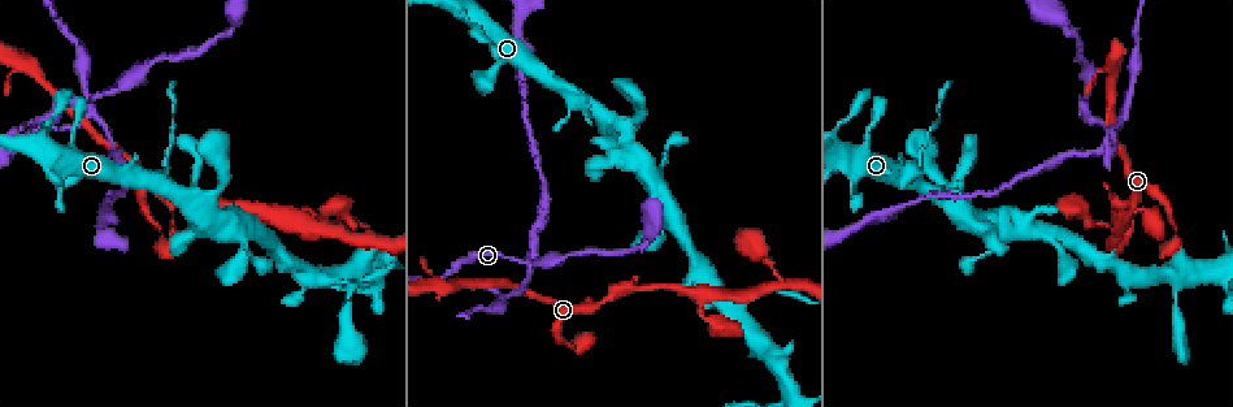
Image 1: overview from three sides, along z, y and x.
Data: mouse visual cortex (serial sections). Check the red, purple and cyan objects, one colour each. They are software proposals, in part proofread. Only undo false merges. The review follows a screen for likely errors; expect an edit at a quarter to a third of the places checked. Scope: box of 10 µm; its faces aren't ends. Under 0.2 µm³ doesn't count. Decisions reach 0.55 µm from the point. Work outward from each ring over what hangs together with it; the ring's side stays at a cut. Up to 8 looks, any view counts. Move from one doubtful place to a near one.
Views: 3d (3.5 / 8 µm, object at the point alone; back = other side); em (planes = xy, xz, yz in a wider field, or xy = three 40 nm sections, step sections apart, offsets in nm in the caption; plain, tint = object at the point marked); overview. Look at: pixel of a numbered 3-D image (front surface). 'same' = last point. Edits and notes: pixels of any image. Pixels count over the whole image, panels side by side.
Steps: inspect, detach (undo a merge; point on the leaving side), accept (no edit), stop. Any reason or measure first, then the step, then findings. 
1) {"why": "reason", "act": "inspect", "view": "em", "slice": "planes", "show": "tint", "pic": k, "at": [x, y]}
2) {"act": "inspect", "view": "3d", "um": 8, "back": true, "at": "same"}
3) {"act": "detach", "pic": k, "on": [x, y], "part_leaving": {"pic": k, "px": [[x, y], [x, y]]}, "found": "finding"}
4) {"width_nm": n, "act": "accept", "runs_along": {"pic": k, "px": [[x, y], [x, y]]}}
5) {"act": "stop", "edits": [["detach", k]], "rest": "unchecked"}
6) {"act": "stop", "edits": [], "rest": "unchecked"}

{"why": "side arm on a straight run", "act": "inspect", "view": "3d", "um": 3.5, "pic": 1, "at": [1115, 145]}

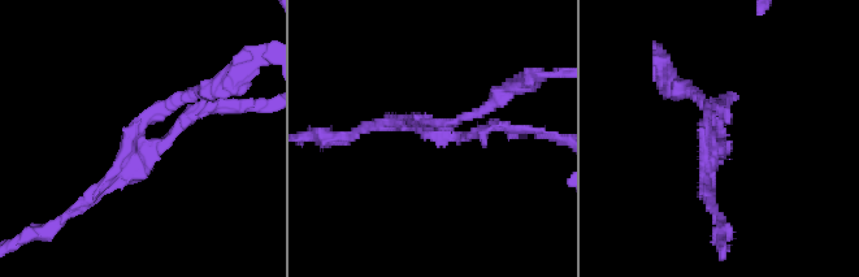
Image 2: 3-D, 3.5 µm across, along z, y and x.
{"arms": 3, "arm_widths_nm": [150, 150, 150], "act": "inspect", "view": "em", "slice": "planes", "show": "plain", "pic": 2, "at": [720, 143]}

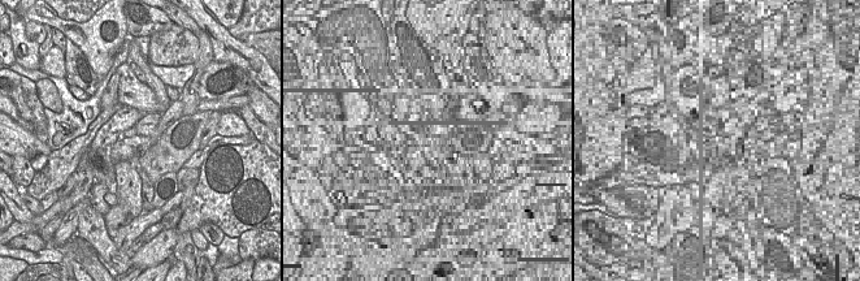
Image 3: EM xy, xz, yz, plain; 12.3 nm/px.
{"act": "inspect", "view": "em", "slice": "planes", "show": "tint", "at": "same"}

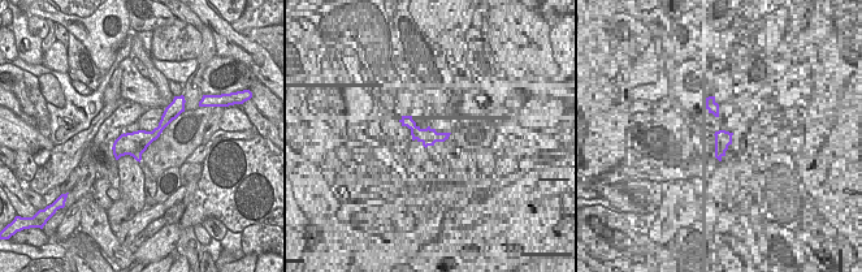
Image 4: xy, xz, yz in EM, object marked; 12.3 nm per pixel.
{"width_nm": 300, "act": "detach", "pic": 2, "on": [186, 120], "part_leaving": {"pic": 2, "px": [[143, 145], [163, 145], [195, 112], [255, 104]]}, "found": "a second cell is stuck on"}

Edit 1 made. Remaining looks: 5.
{"act": "inspect", "view": "overview"}

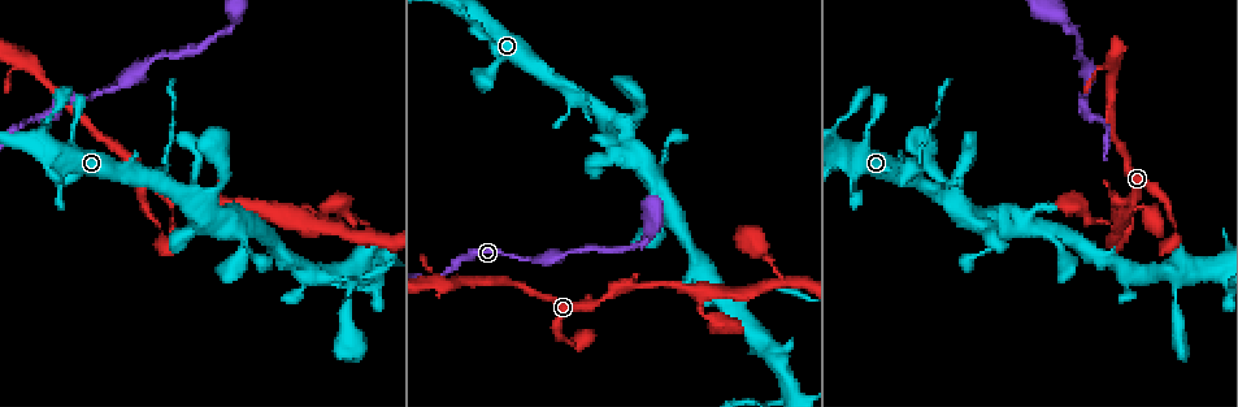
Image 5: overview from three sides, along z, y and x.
{"why": "thick turns thin", "act": "inspect", "view": "em", "slice": "xy", "step": 5, "show": "tint", "pic": 5, "at": [730, 304]}

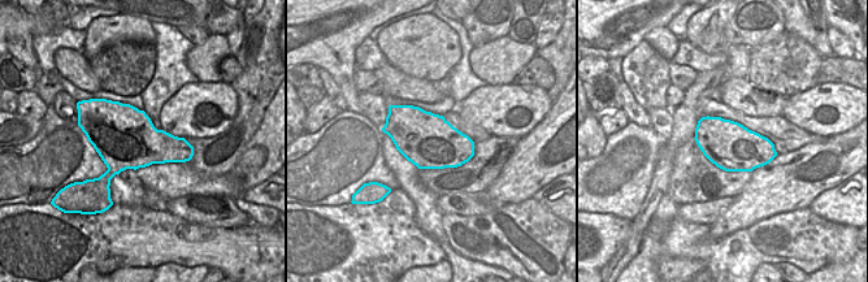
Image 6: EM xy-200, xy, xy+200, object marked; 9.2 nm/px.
{"why": "wider look", "act": "inspect", "view": "3d", "um": 3.5, "at": "same"}

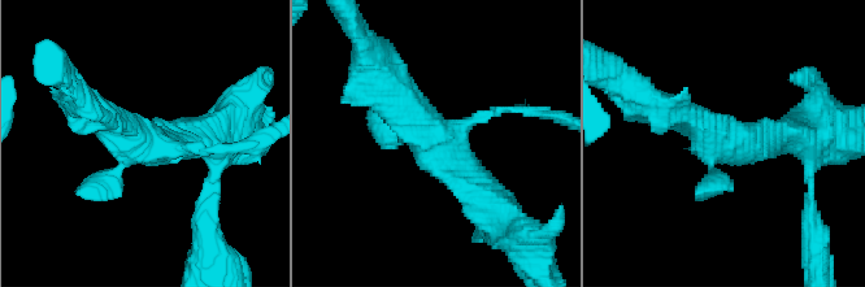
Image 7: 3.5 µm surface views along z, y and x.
{"act": "accept", "runs_along": {"pic": 7, "px": [[385, 81], [396, 108], [492, 204]]}, "found": "all the same cell"}

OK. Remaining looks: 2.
{"act": "stop", "edits": [["detach", 2]], "rest": "unchecked"}

